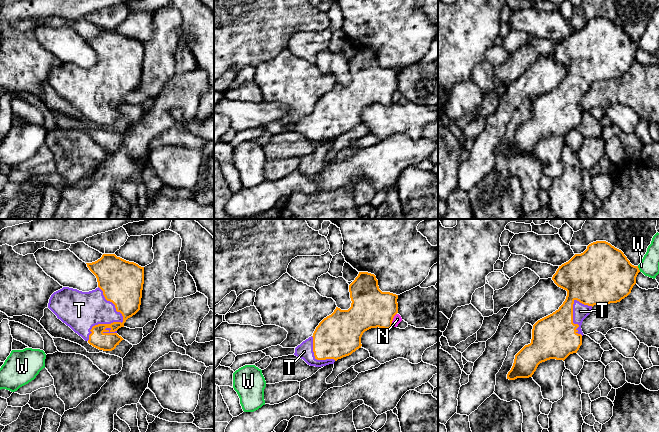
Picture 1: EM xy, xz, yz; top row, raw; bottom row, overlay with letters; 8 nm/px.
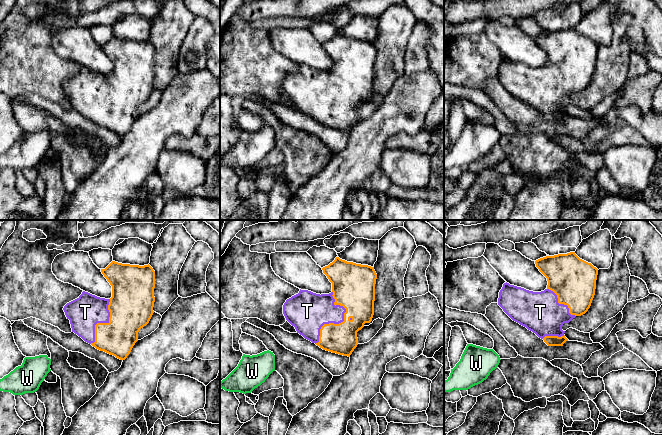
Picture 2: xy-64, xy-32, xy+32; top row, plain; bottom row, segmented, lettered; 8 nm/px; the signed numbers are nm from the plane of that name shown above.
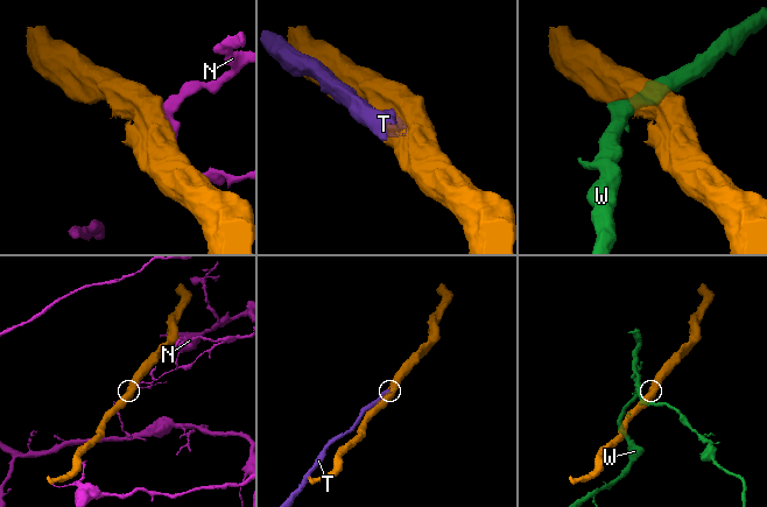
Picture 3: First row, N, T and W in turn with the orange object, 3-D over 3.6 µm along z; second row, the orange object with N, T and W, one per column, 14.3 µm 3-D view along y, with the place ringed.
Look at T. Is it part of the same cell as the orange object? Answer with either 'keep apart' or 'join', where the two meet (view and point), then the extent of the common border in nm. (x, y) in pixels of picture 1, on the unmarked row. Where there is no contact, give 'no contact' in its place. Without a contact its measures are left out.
join | xy (119, 98) | 440 nm

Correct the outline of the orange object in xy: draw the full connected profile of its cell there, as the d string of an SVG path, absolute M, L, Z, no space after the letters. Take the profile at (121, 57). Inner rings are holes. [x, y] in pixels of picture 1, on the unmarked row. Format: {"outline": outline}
{"outline": "M103 30L97 37L86 40L96 52L98 63L89 68L63 63L51 71L48 84L90 121L99 126L112 127L124 116L117 106L140 86L144 43L115 30Z"}

